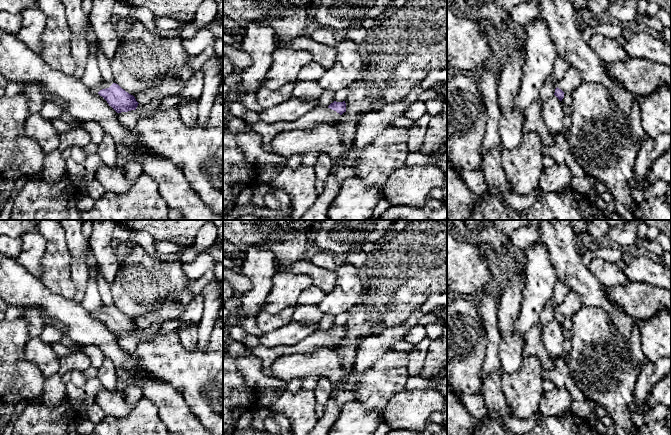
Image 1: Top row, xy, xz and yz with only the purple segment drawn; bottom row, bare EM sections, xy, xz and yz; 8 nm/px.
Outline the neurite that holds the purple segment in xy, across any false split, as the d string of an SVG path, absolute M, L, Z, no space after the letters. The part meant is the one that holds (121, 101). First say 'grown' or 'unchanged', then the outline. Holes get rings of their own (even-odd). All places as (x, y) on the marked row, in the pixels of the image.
grown; M104 80L100 86L91 90L102 96L117 113L136 110L139 104L133 95L126 92L116 83L112 84Z

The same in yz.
grown; M569 67L563 78L557 82L557 88L554 95L562 101L566 92L572 92L581 82L583 78L578 70Z

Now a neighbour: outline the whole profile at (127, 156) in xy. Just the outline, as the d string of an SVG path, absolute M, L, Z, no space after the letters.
M116 142L115 147L117 156L120 156L123 159L124 163L137 161L134 154L130 152L123 144Z

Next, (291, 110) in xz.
M293 96L287 101L281 102L269 109L264 109L258 114L262 121L269 124L275 122L294 122L314 110L317 105L318 99L301 100Z

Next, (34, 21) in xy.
M38 5L23 10L21 16L23 23L16 37L40 55L42 52L40 38L46 25L46 16Z

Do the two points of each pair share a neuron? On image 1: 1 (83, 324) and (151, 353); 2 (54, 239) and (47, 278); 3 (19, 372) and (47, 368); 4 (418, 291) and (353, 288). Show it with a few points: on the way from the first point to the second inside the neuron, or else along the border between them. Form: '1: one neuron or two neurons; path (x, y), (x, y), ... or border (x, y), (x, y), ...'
1: two neurons; border (127, 352), (136, 359), (137, 365), (147, 372)
2: one neuron; path (54, 249), (54, 268)
3: two neurons; border (24, 351), (24, 356), (39, 369), (45, 378)
4: two neurons; border (358, 268), (362, 292), (350, 308)

